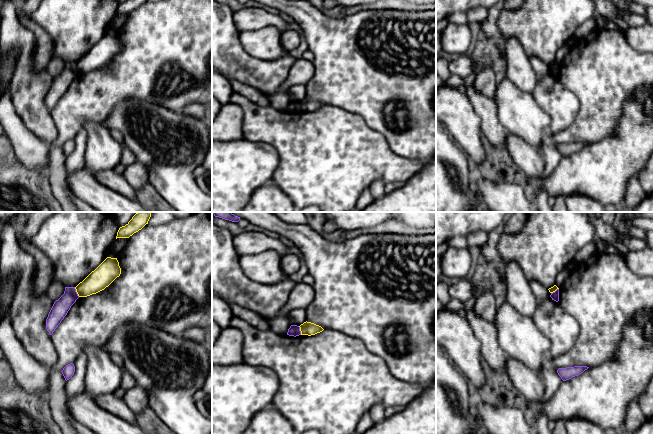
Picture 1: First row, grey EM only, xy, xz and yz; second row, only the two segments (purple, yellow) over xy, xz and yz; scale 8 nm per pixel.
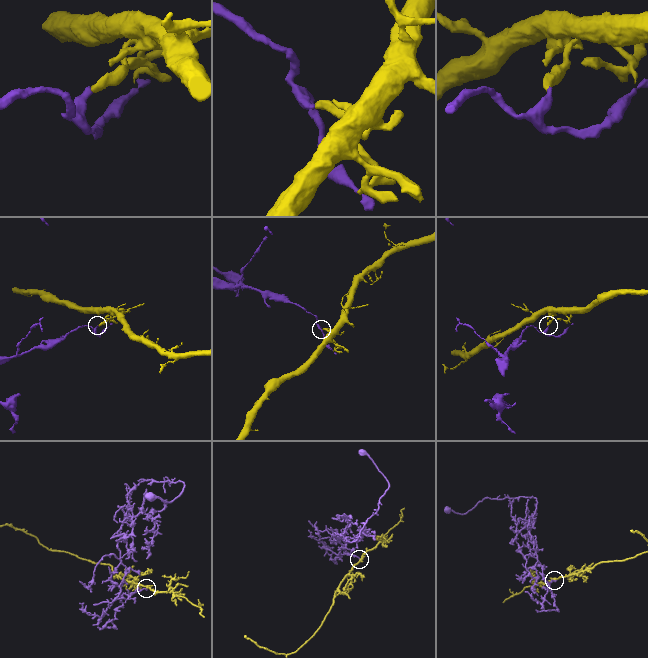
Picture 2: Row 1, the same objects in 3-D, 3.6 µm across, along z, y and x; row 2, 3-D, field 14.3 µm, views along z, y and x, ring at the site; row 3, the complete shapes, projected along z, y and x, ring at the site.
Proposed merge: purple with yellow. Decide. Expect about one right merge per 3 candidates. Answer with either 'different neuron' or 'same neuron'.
different neuron

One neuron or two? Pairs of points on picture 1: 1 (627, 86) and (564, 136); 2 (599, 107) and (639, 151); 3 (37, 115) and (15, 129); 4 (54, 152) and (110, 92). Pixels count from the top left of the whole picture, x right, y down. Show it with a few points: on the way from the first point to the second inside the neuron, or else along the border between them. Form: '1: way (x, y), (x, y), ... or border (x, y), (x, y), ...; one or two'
1: way (611, 97), (580, 128); one
2: border (625, 103), (614, 133), (599, 141); two
3: border (12, 102), (13, 108), (22, 122), (40, 139); two
4: border (53, 143), (60, 148); two

